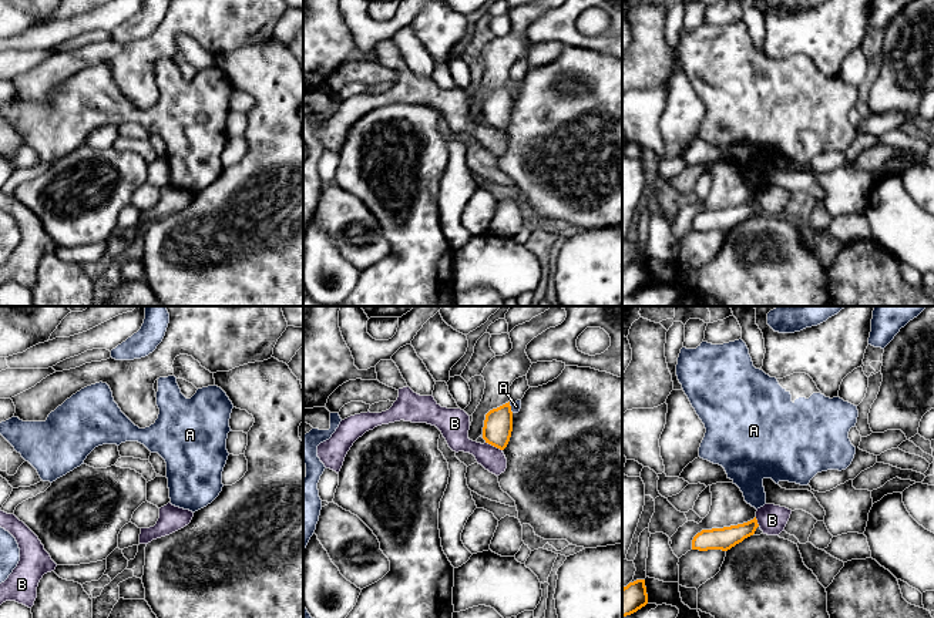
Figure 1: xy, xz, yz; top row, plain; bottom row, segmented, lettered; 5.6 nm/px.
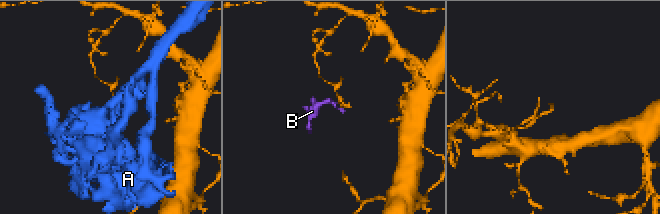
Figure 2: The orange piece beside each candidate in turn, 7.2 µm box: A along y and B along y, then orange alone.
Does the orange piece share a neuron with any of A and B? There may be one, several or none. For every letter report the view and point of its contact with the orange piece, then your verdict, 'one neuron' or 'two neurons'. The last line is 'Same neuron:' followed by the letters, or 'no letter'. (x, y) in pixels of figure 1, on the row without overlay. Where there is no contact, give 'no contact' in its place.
A: contact xz (510, 88); two neurons
B: contact xz (494, 127); two neurons
Same neuron: no letter

